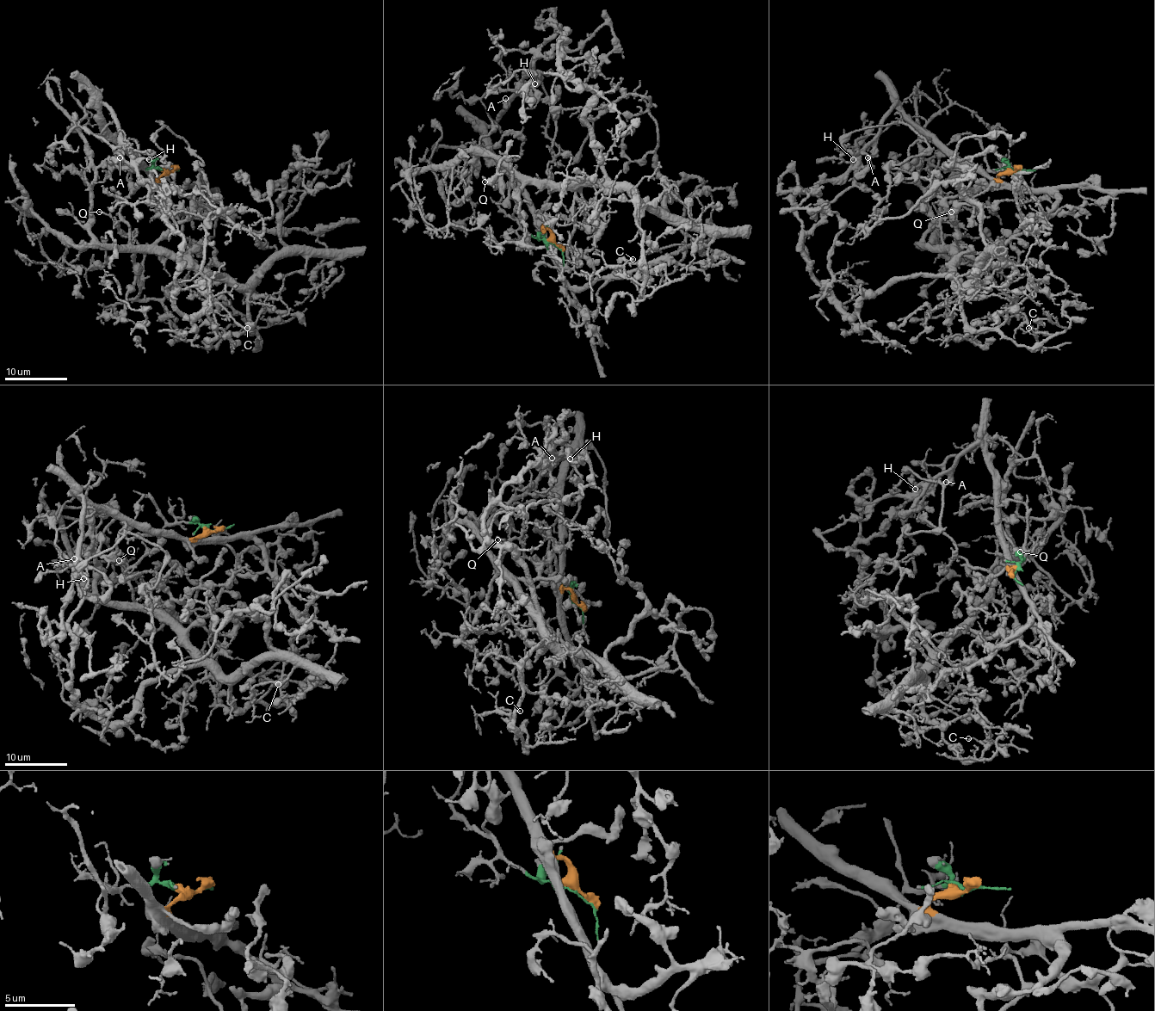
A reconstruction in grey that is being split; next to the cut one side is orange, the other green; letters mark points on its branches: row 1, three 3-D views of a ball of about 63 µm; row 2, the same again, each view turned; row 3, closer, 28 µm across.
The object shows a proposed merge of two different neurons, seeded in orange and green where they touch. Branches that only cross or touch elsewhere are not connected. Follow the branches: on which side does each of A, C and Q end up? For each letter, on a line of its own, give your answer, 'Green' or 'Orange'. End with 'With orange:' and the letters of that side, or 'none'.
A: Orange
C: Green
Q: Green
With orange: A

